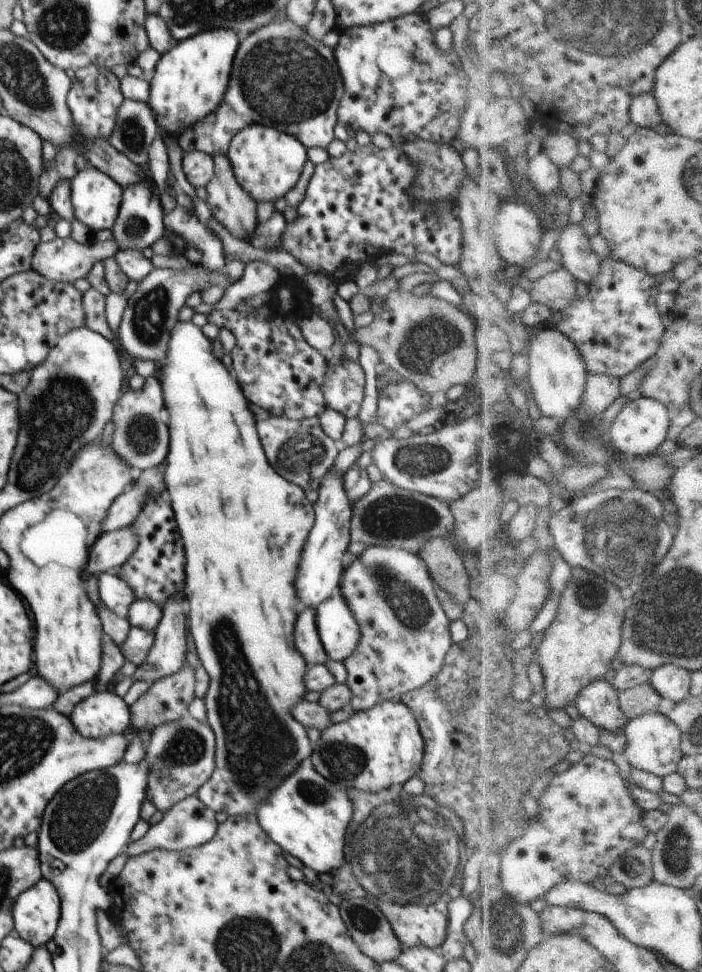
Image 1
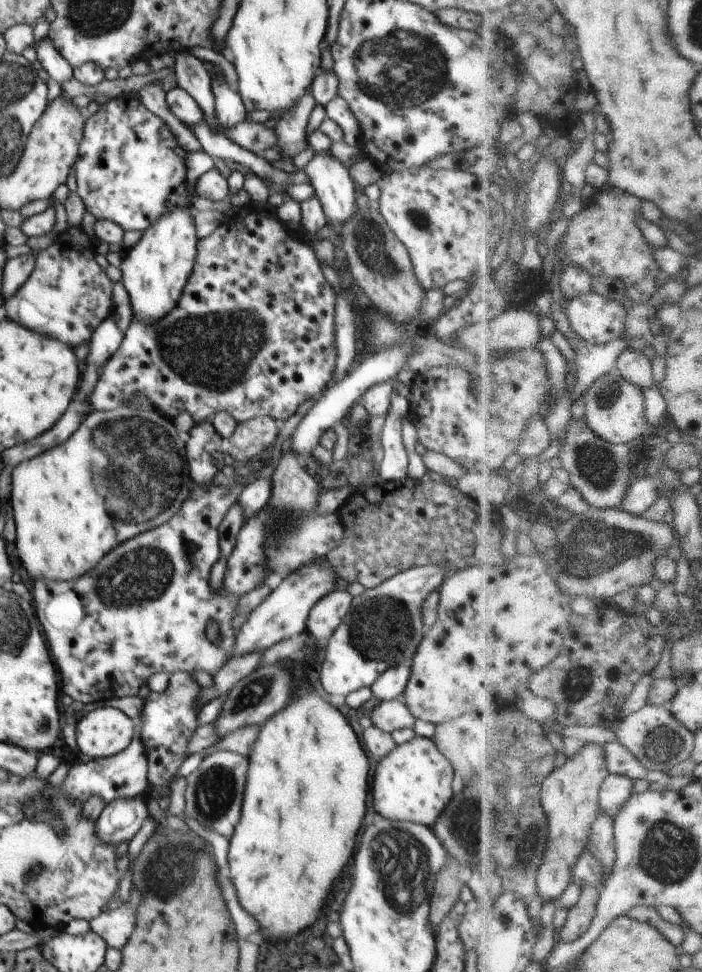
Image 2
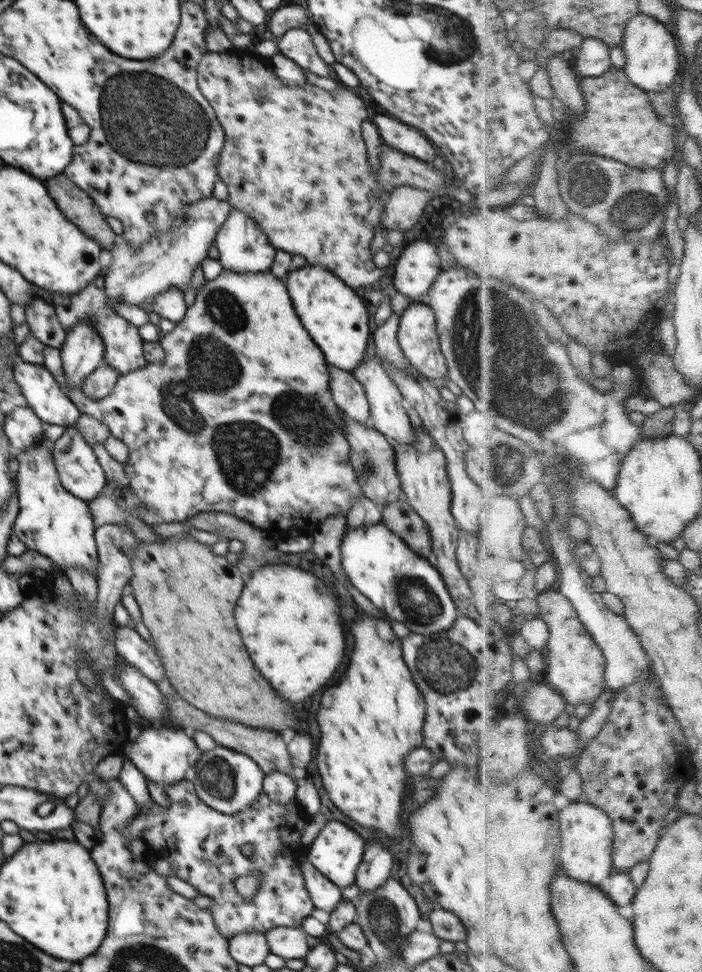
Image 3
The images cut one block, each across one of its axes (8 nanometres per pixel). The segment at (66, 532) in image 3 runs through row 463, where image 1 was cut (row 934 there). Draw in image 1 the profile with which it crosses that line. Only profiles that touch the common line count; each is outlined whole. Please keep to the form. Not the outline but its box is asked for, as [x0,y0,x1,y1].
[12,877,60,947]

